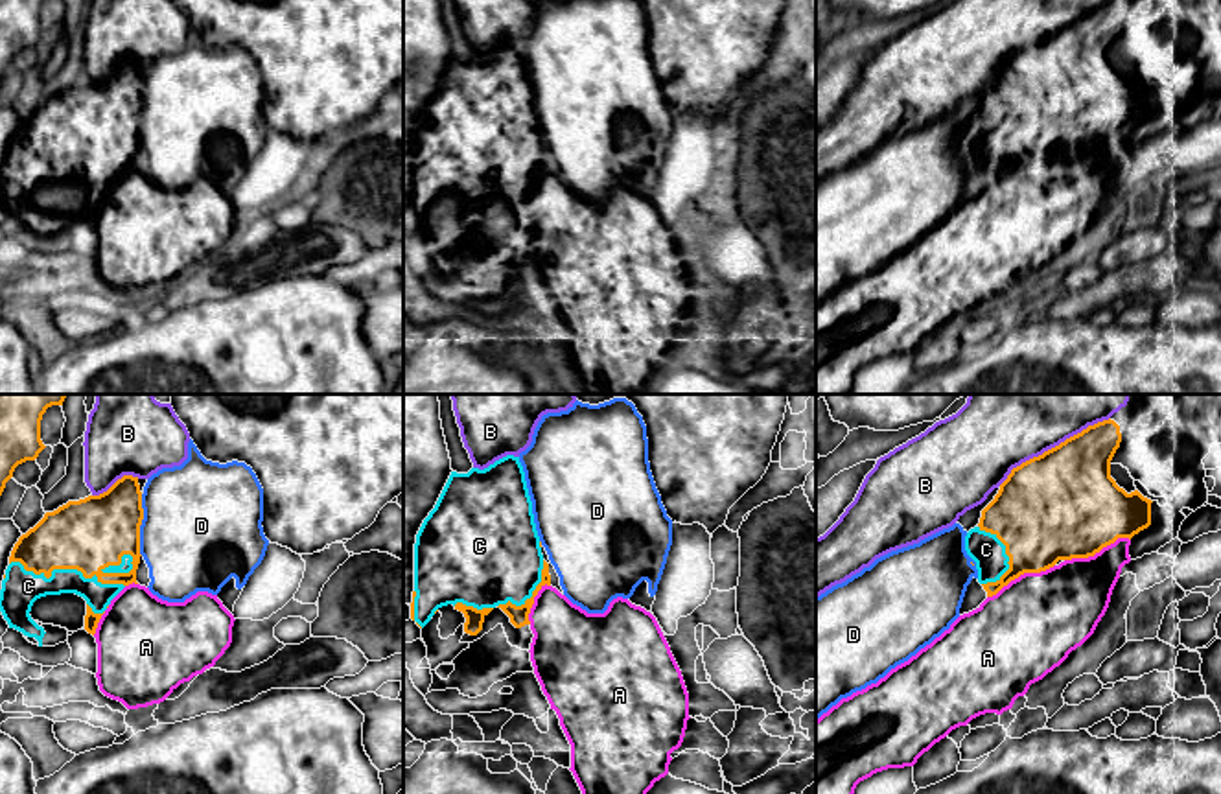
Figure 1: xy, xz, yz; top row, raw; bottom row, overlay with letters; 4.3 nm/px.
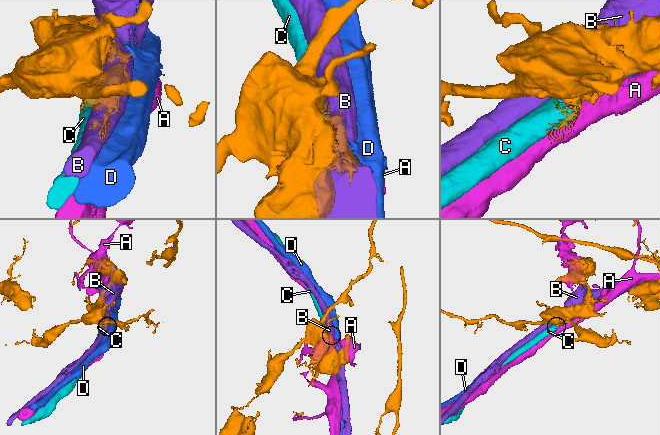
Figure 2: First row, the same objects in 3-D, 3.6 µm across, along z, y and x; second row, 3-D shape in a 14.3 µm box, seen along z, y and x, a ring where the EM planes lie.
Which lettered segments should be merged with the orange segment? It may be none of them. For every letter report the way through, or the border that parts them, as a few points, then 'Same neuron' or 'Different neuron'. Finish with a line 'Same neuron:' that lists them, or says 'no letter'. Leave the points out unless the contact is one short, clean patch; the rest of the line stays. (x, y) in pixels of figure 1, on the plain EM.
A: Different neuron
B: Different neuron
C: Different neuron
D: Different neuron
Same neuron: no letter

